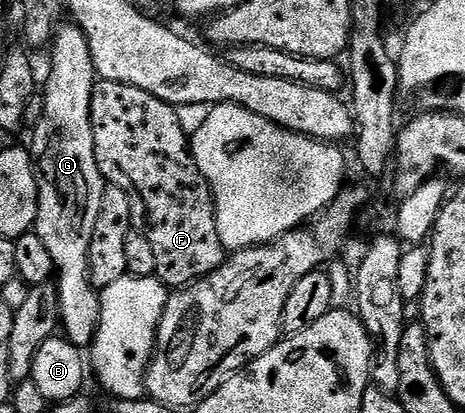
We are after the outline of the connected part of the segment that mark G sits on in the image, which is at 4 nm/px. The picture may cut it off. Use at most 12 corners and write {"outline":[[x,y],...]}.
{"outline":[[90,42],[50,45],[30,143],[34,231],[56,263],[63,335],[96,337],[88,261],[106,187]]}

